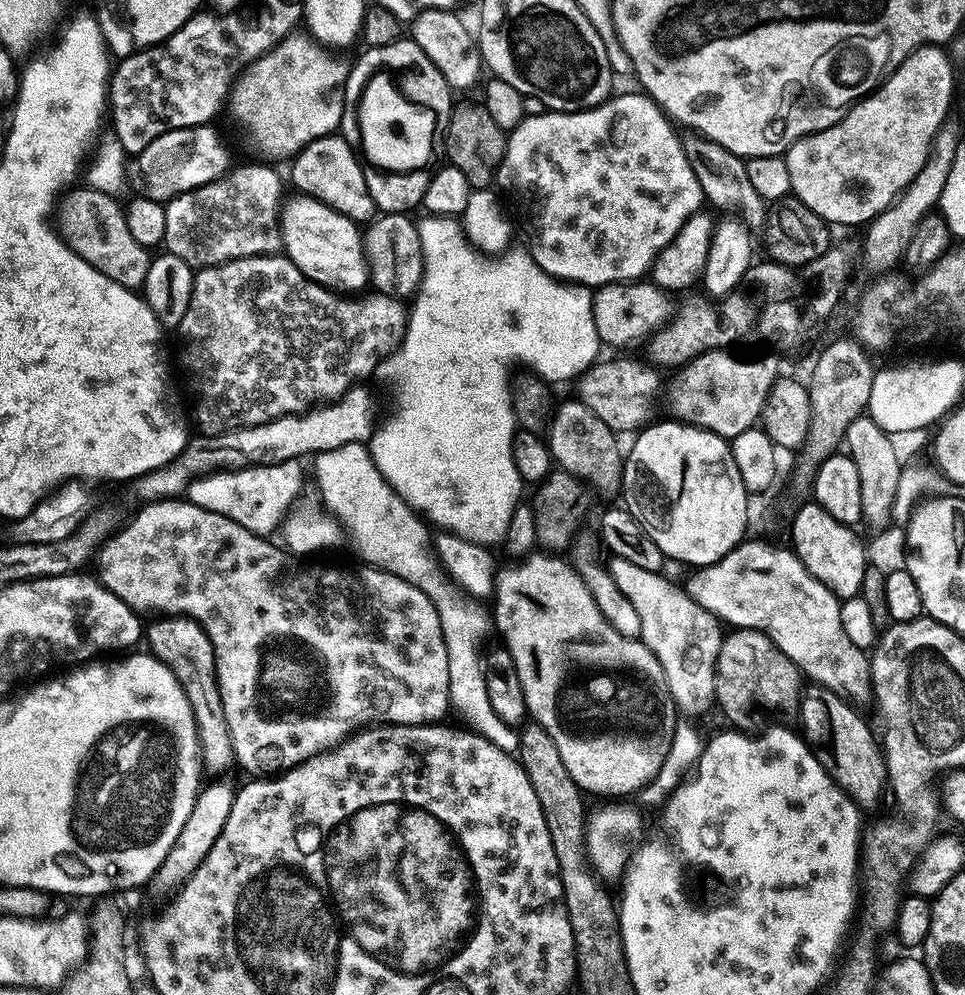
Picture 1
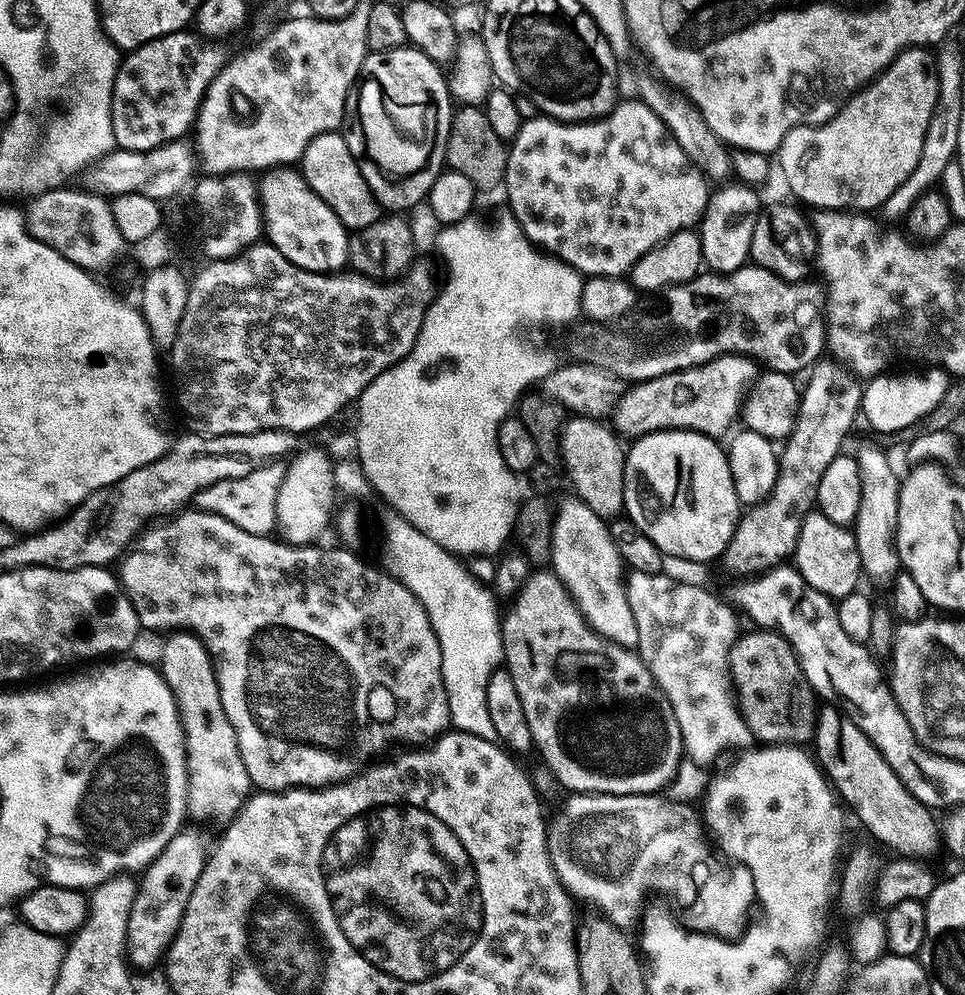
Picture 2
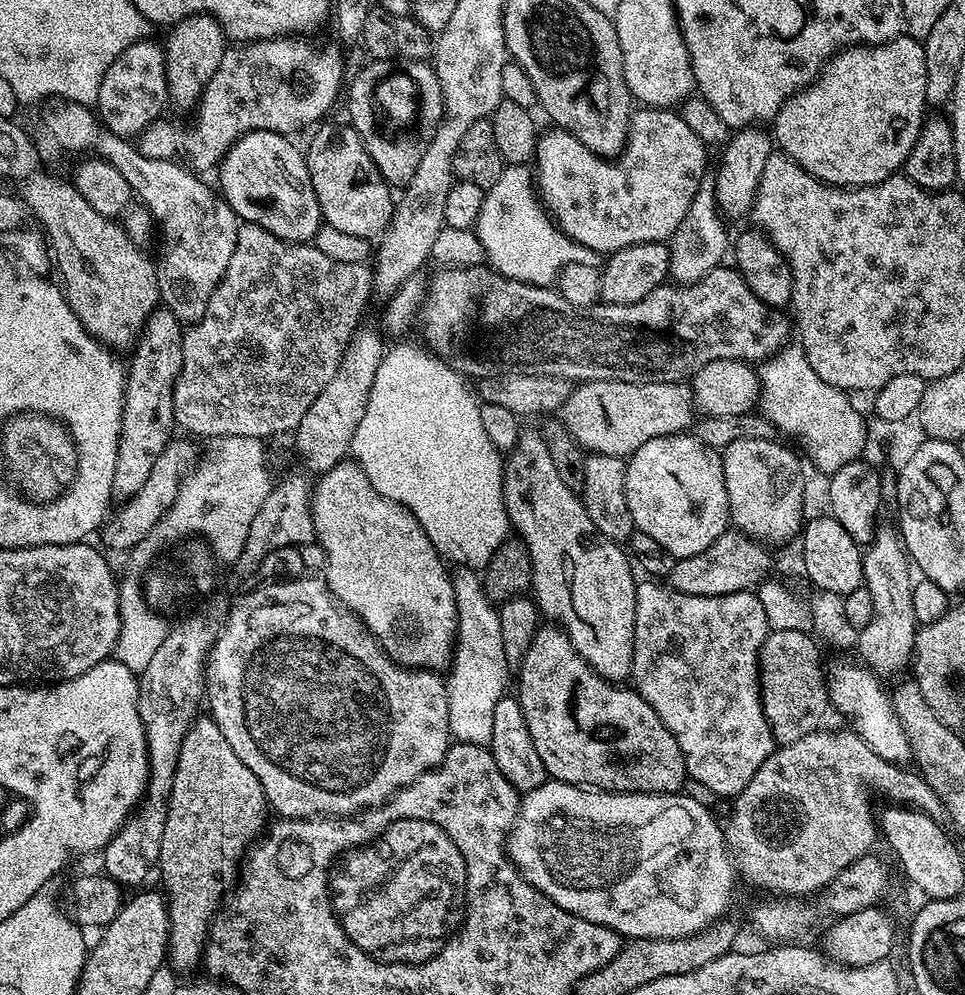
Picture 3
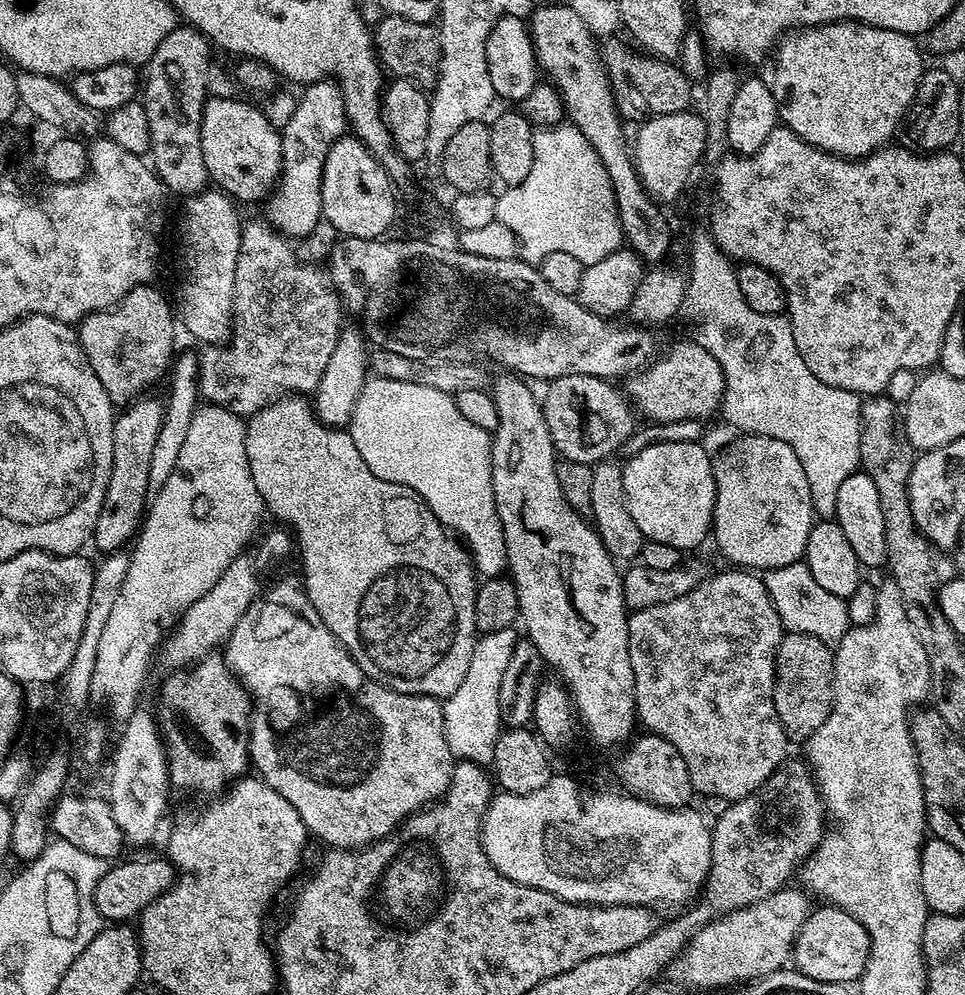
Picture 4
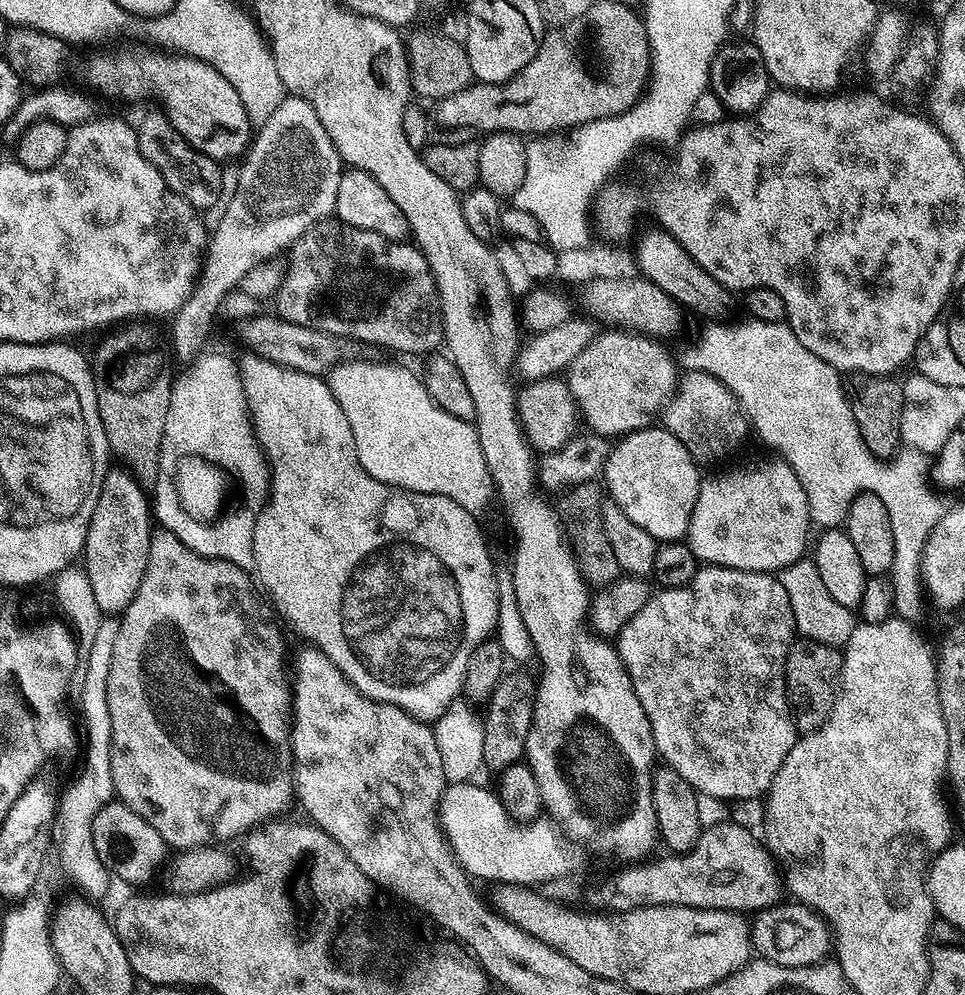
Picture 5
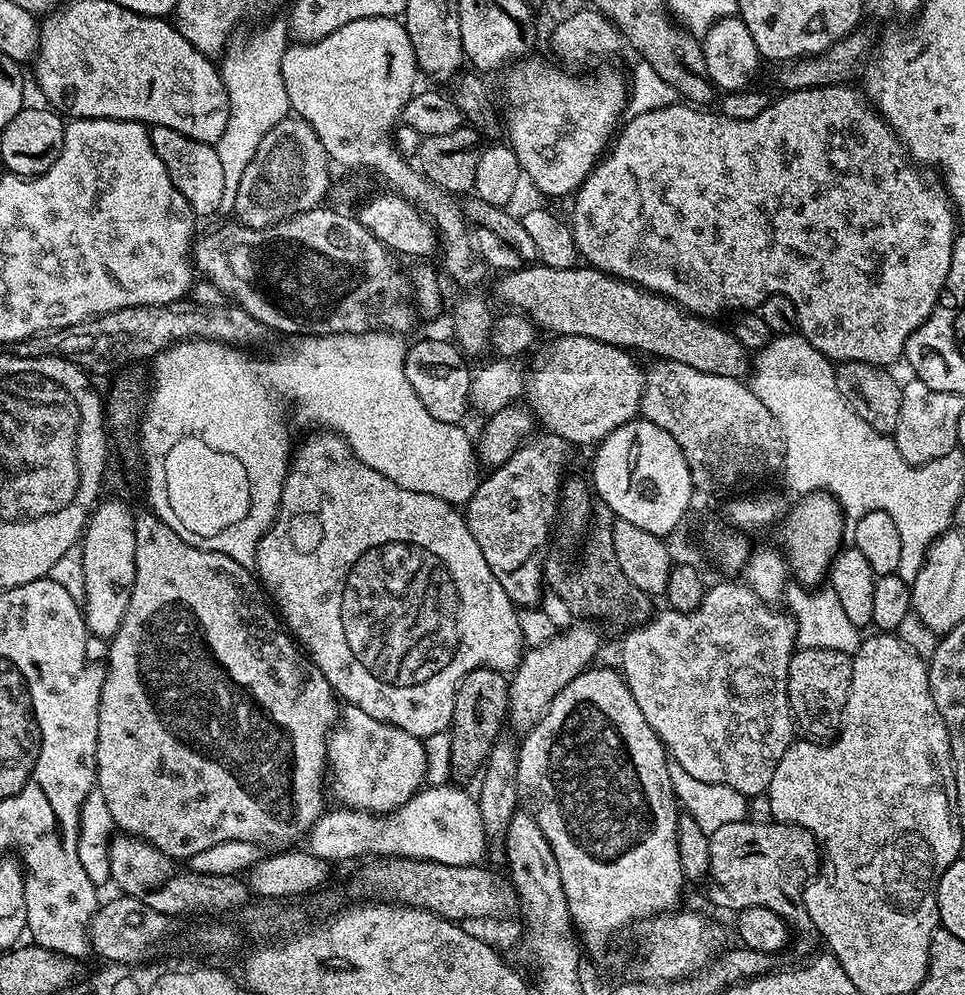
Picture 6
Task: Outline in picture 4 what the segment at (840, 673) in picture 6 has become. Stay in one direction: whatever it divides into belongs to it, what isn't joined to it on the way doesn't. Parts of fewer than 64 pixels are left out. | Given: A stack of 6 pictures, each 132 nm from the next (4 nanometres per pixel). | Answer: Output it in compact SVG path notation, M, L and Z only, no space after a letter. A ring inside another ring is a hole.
M788 632L782 639L776 651L776 685L774 686L774 706L778 718L782 722L785 732L793 741L807 741L810 734L814 734L814 730L818 730L818 726L822 726L822 722L826 722L826 718L832 709L832 691L834 690L834 652L829 645L824 644L818 638L814 638L810 634L802 634L801 632Z

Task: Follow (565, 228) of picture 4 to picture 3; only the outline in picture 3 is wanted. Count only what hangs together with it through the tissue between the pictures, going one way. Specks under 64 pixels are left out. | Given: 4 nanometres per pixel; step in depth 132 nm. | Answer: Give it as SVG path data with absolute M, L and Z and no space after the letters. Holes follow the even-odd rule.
M522 164L507 165L492 187L485 191L474 231L484 247L487 263L503 276L527 284L552 286L560 269L567 264L582 262L586 266L597 266L602 260L601 253L591 252L574 242L552 223L538 199L533 173Z

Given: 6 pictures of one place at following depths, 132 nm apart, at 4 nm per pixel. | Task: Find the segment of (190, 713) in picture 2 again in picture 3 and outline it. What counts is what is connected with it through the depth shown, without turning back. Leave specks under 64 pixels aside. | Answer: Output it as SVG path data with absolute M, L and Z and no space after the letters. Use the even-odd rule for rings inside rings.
M204 714L192 721L188 733L184 736L182 750L178 754L176 773L172 783L172 792L168 796L166 826L162 830L162 850L158 865L158 876L164 879L162 885L168 901L168 954L167 963L172 964L176 972L188 972L191 968L199 969L202 964L206 937L214 917L221 911L220 899L233 891L238 880L238 869L242 857L256 843L265 831L264 819L270 816L270 805L258 778L230 750L226 734L218 730L211 715Z

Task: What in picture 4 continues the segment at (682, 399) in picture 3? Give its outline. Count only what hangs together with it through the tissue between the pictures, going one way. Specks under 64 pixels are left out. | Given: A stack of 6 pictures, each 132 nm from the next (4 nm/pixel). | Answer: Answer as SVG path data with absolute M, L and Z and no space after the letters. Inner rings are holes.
M570 374L551 381L545 387L548 389L545 390L544 396L542 392L542 407L546 418L546 430L550 430L552 444L563 459L590 465L607 461L611 457L608 455L611 452L617 453L628 439L628 436L637 429L638 420L633 409L625 403L622 396L622 401L620 401L620 396L616 393L616 388L612 384L615 383L609 382L602 376Z

